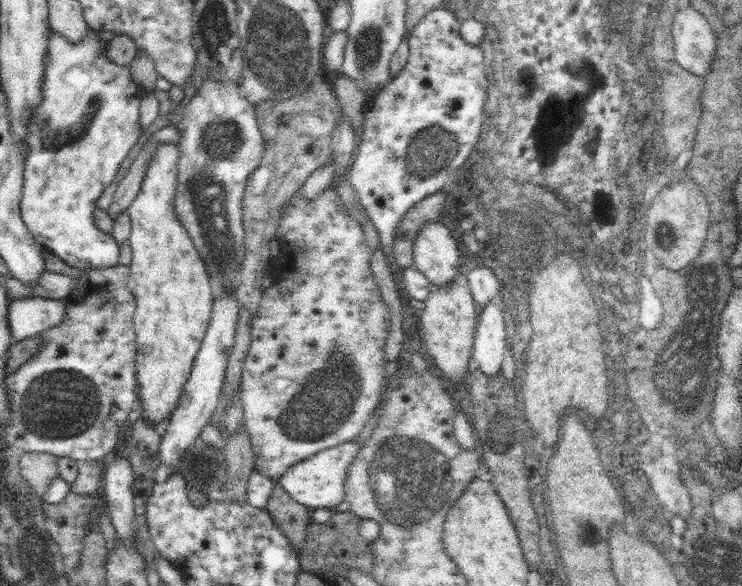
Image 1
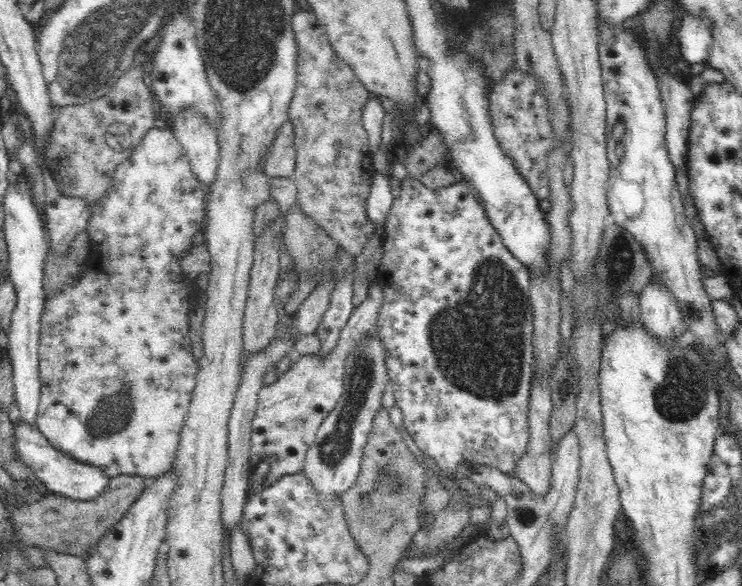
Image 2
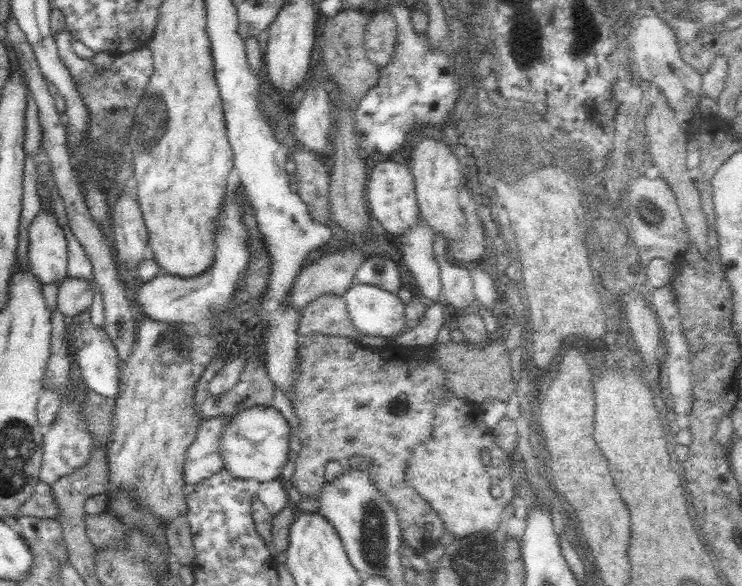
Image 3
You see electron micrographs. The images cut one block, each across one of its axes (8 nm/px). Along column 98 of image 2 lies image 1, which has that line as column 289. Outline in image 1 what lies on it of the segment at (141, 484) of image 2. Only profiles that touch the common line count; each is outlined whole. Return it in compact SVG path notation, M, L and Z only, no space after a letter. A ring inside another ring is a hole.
M277 481L267 508L277 526L291 540L292 548L300 554L306 538L306 527L311 520L311 508L296 502Z

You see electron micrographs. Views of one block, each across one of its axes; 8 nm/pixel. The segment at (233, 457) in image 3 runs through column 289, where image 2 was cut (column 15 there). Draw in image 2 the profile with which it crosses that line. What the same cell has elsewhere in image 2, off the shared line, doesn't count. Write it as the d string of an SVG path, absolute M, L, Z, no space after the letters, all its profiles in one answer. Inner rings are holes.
M21 418L18 424L13 425L13 431L17 458L36 475L39 482L45 484L48 493L60 493L75 501L85 501L95 498L106 488L109 477L97 466L68 458L62 451L55 449L49 443L40 429L26 423L24 419Z

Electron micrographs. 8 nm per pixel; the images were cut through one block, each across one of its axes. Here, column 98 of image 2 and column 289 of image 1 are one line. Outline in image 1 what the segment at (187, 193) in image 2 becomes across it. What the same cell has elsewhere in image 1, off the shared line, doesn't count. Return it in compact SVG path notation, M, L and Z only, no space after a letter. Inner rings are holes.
M328 188L316 198L306 200L300 190L286 201L276 238L279 240L280 255L271 263L273 283L264 291L258 310L251 326L251 343L248 354L244 359L241 379L241 401L243 406L243 424L250 435L251 445L255 456L255 468L263 475L269 476L273 481L284 476L286 471L297 462L302 462L317 452L352 441L366 426L369 418L373 416L379 404L379 391L385 378L385 346L389 335L391 314L387 304L381 299L381 292L374 282L370 259L371 253L360 224L348 214L346 206L339 198L334 188Z

